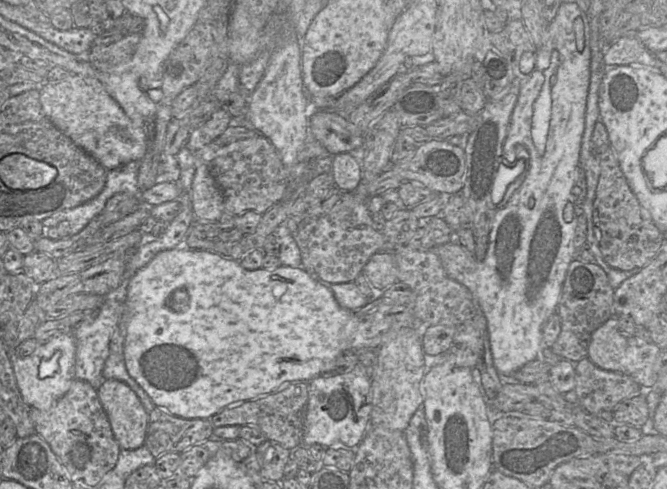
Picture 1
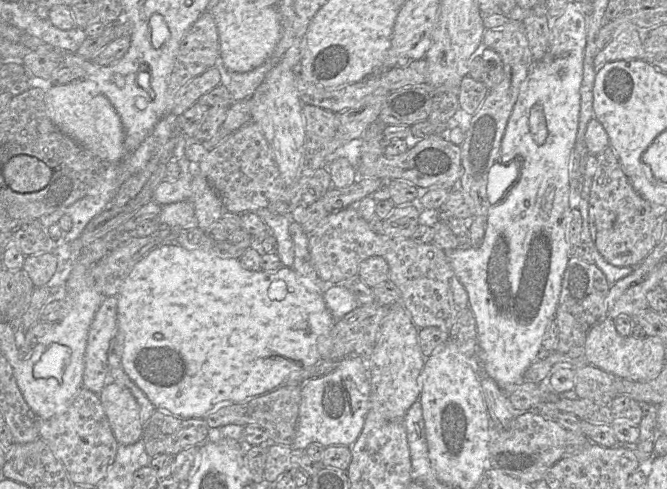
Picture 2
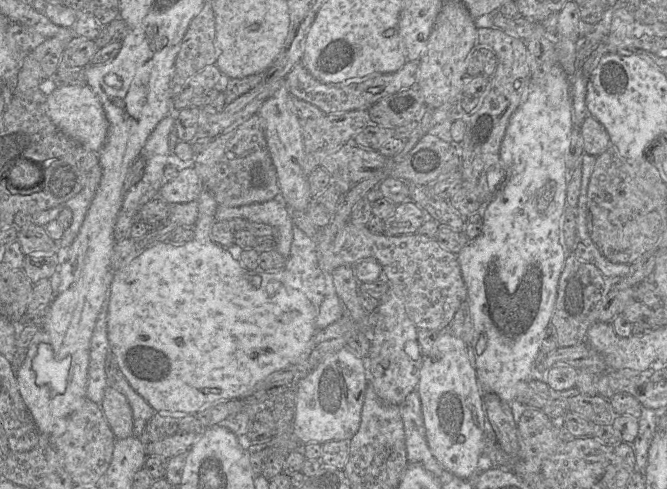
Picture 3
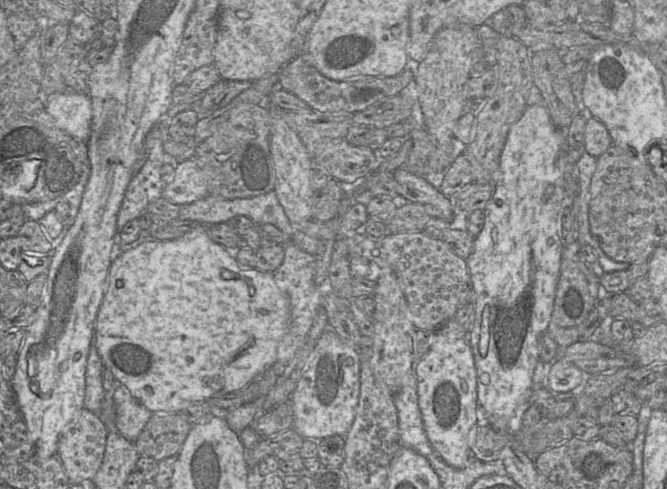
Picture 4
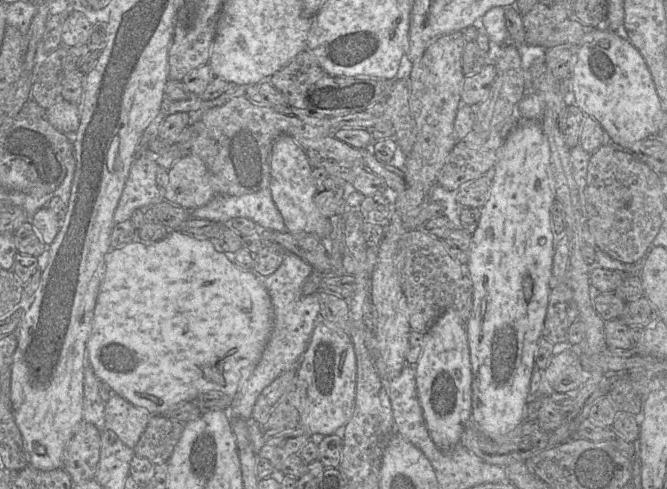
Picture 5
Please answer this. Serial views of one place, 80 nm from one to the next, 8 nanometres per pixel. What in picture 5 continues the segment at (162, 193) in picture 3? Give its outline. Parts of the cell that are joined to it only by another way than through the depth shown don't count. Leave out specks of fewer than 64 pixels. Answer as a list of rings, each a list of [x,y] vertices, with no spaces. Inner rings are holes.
[[[193,154],[184,155],[168,171],[169,183],[164,190],[164,199],[189,211],[209,203],[216,195],[211,184],[209,172],[204,163]]]

